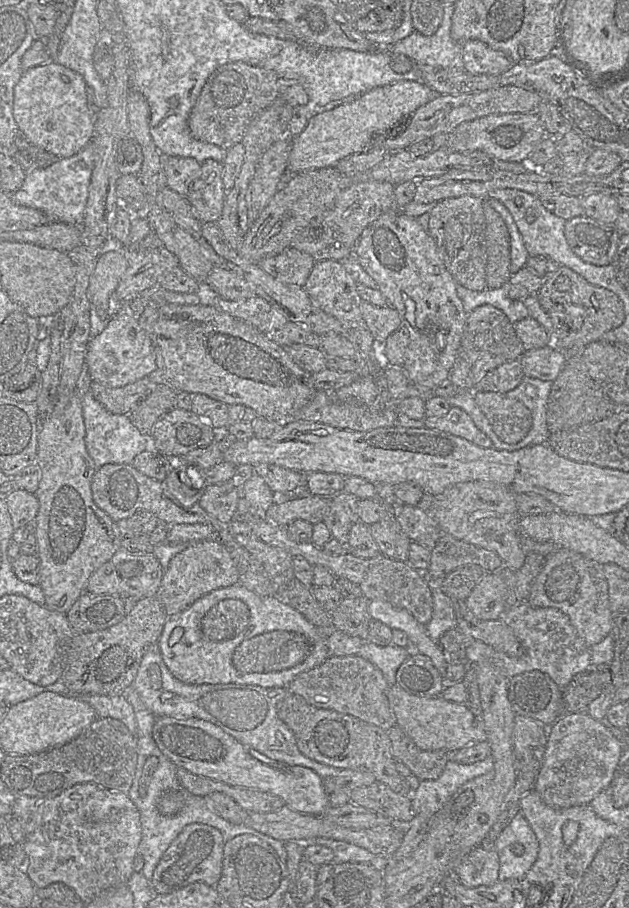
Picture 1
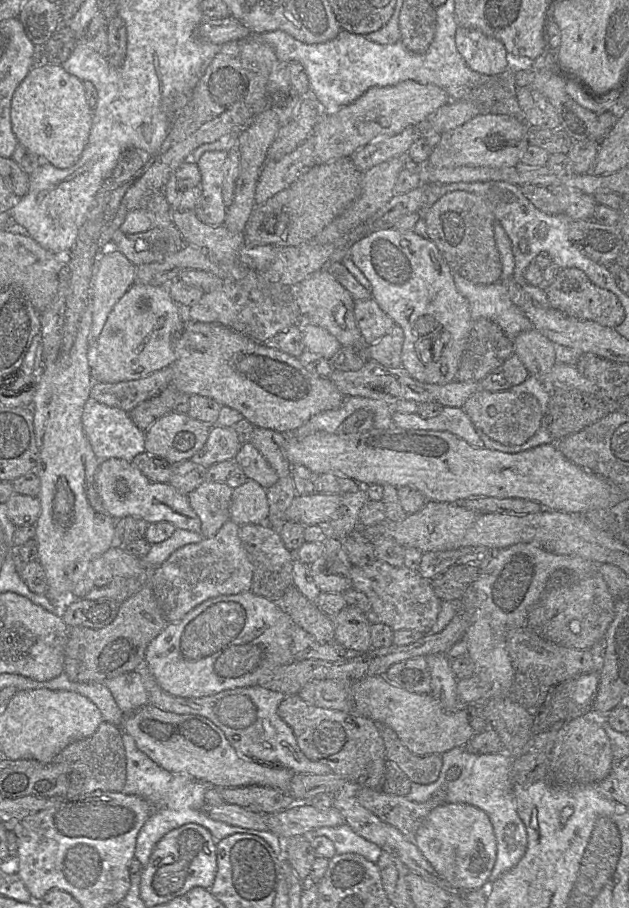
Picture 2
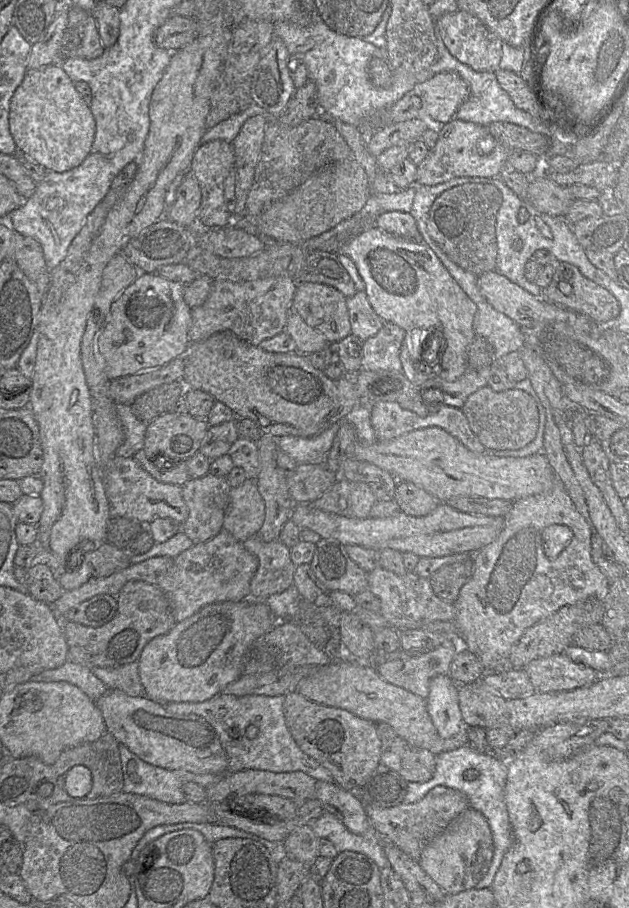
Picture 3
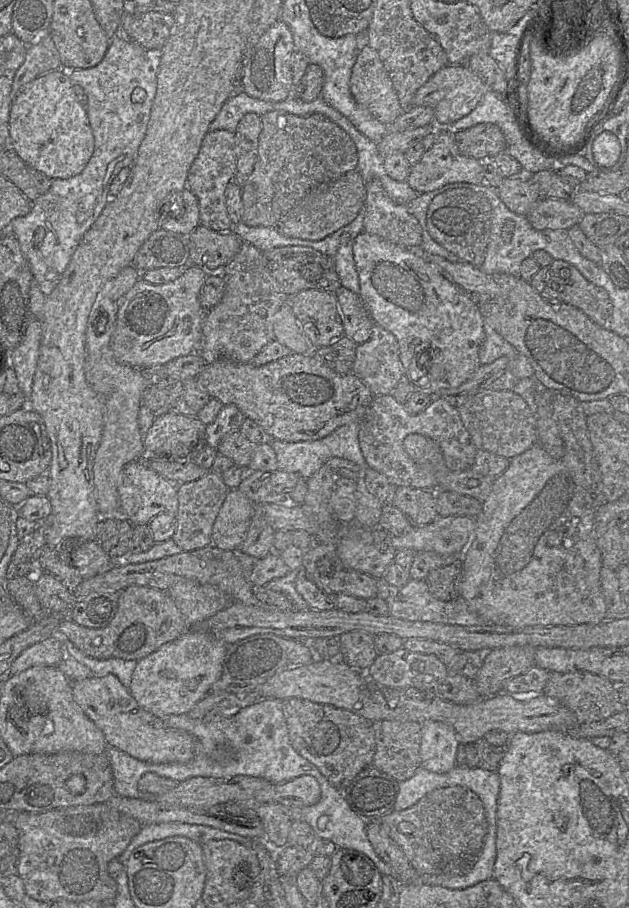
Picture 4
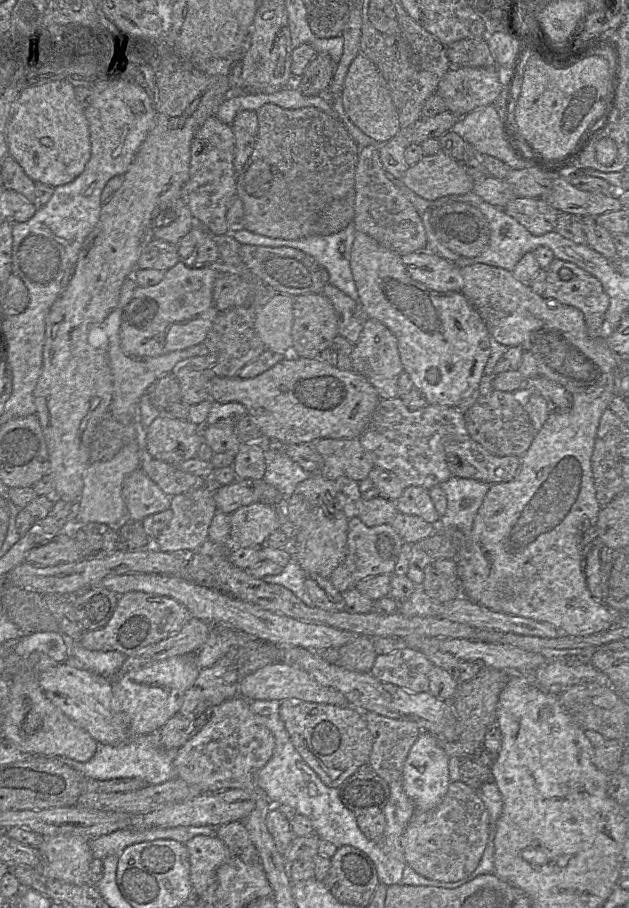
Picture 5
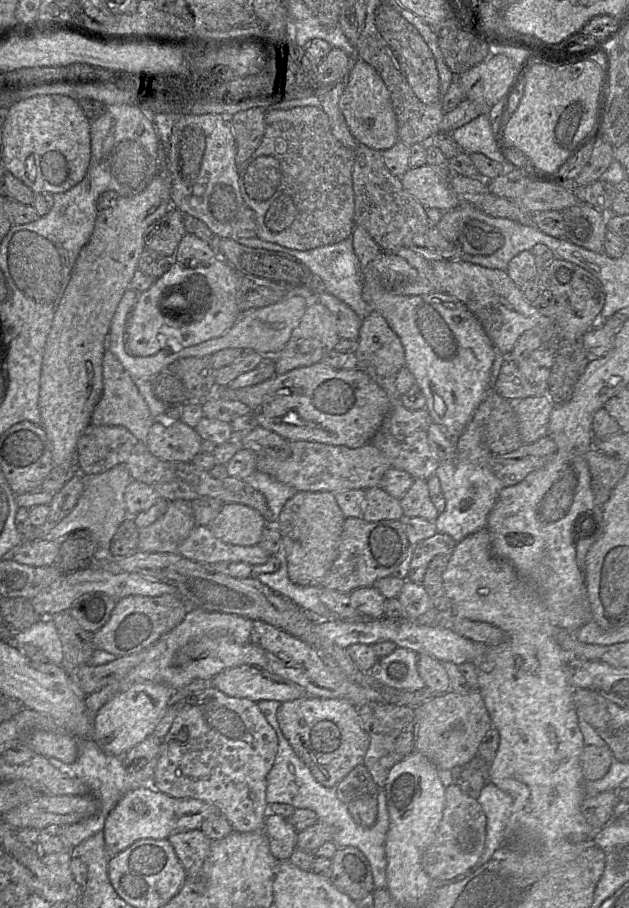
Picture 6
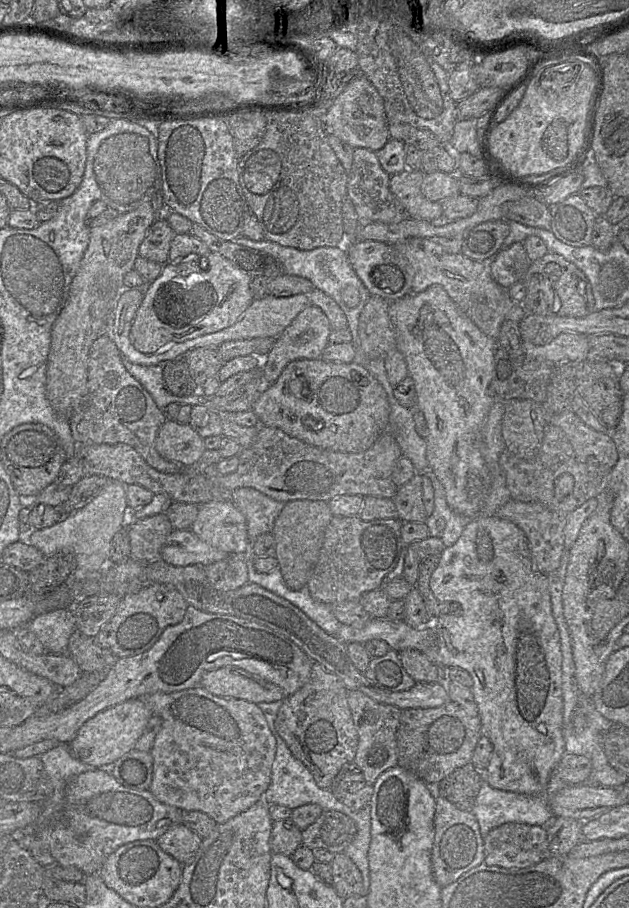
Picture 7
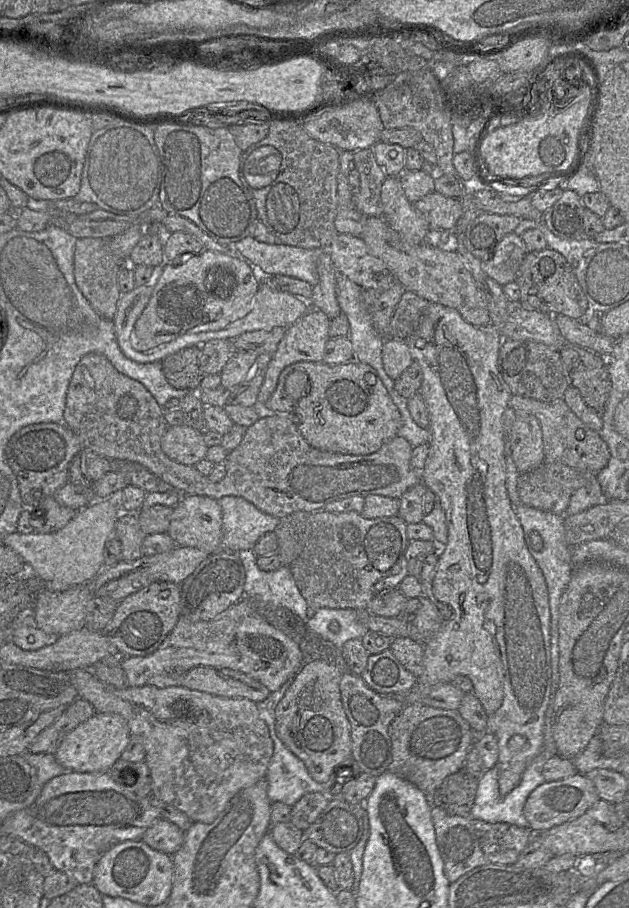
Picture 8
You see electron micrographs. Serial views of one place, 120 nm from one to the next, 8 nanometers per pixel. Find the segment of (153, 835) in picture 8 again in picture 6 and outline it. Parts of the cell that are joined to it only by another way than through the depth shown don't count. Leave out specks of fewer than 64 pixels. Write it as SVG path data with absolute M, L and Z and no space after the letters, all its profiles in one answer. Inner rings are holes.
M201 830L180 832L168 837L187 875L196 873L210 852L212 840Z

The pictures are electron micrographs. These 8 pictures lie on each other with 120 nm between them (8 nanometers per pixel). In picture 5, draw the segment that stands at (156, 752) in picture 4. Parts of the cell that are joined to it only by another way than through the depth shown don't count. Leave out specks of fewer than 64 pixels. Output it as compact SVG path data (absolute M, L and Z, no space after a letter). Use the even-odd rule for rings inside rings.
M59 663L52 669L42 672L38 679L47 698L78 726L85 729L99 745L118 745L131 738L125 716L111 709L111 678L88 669L76 669Z

